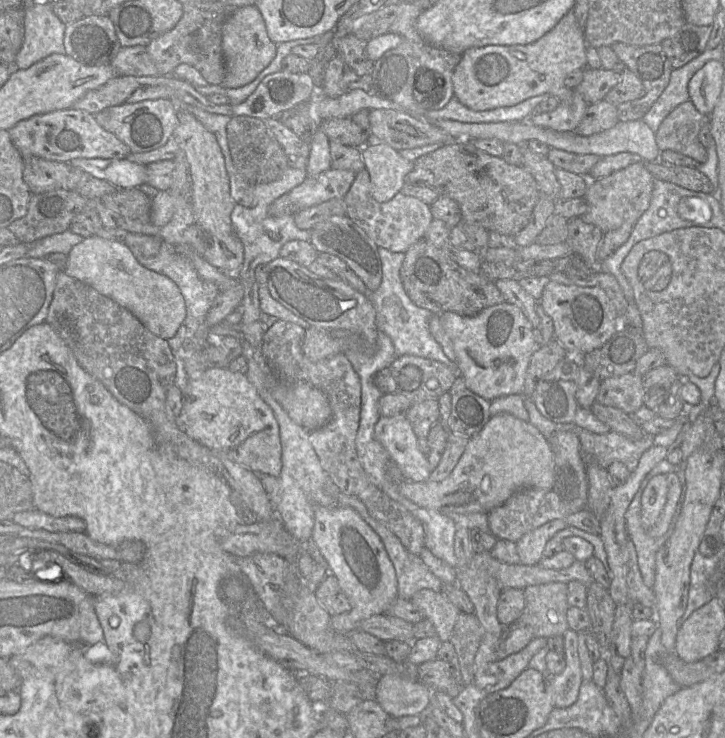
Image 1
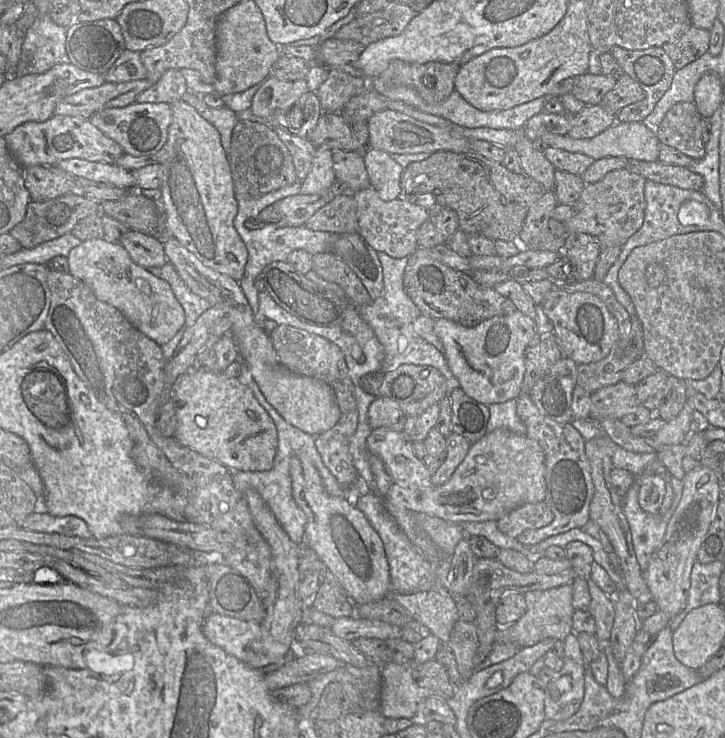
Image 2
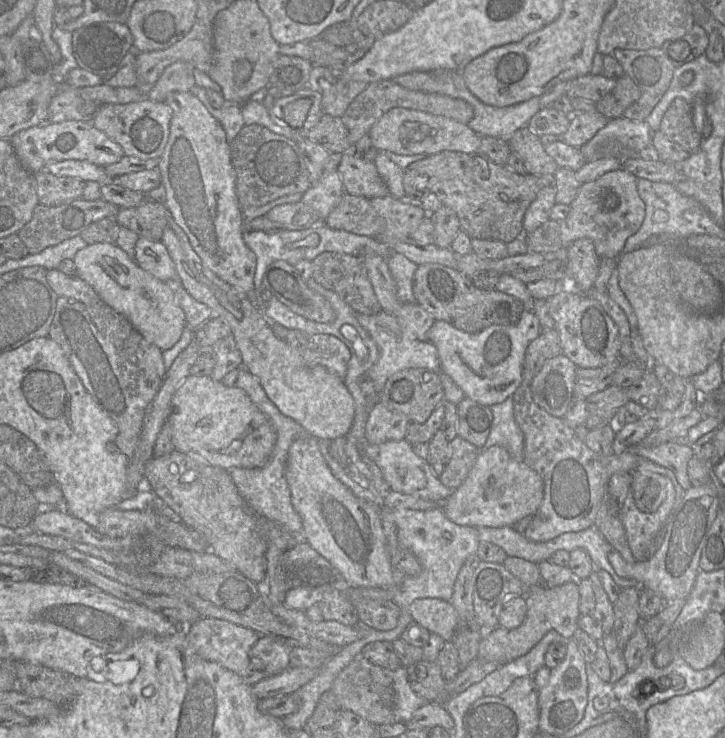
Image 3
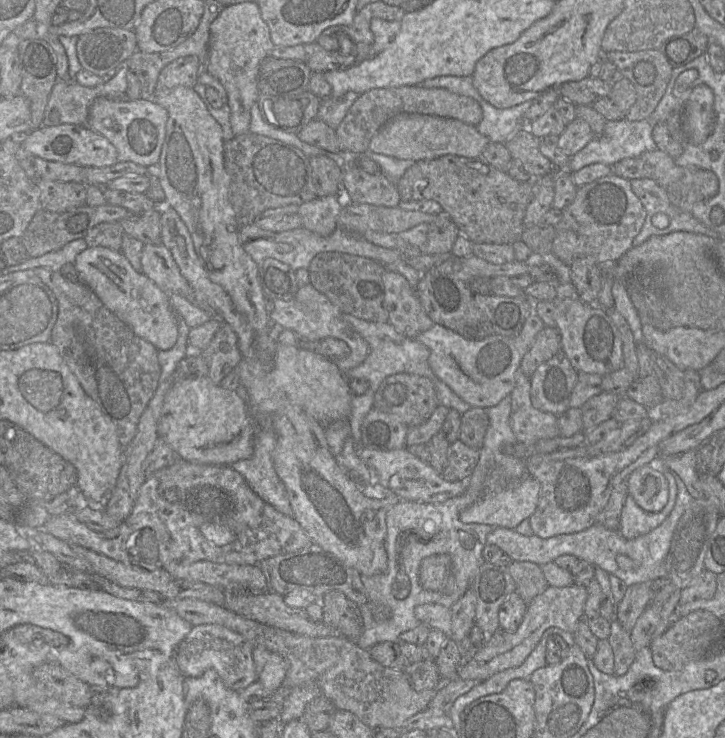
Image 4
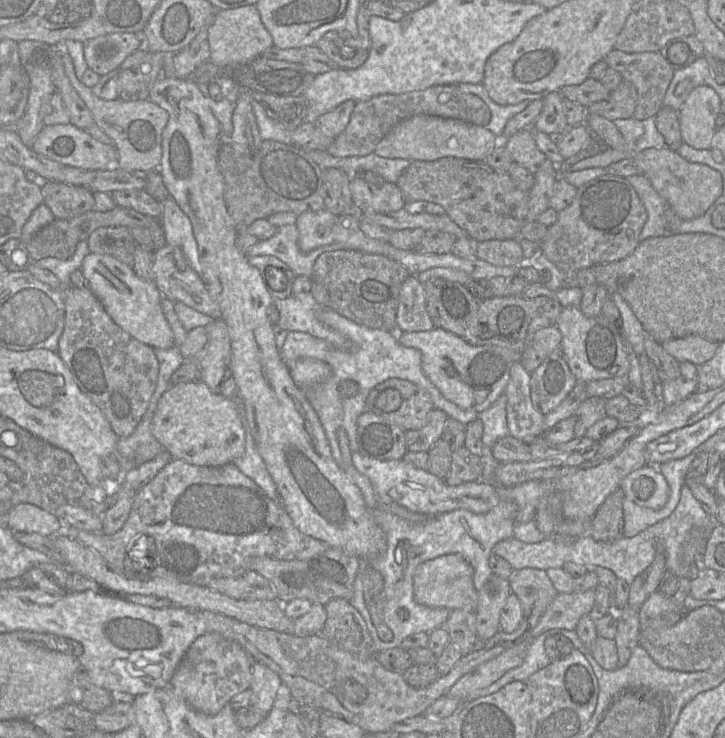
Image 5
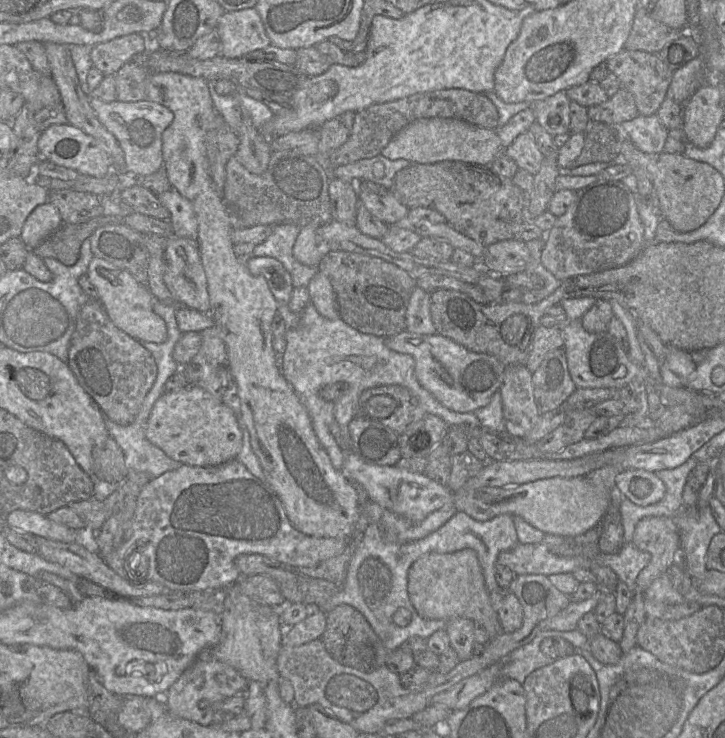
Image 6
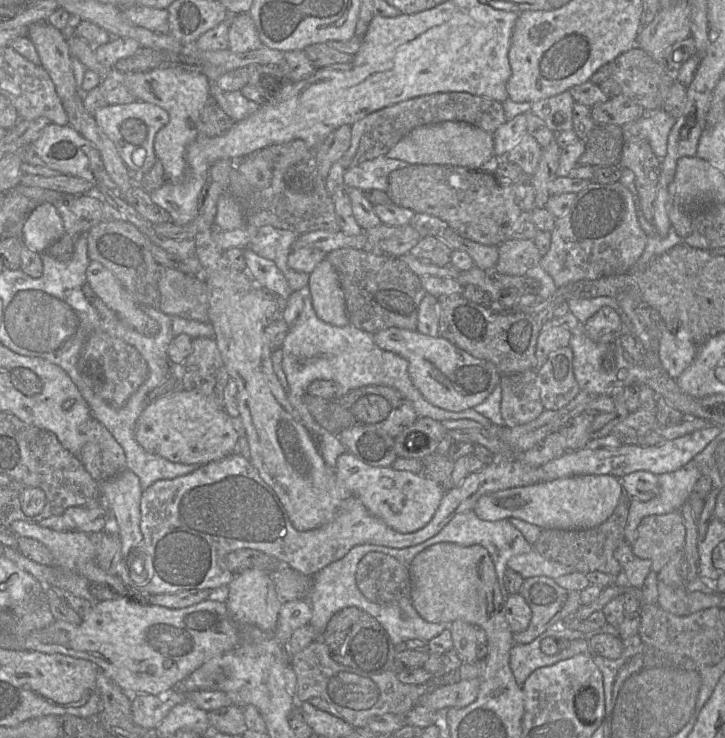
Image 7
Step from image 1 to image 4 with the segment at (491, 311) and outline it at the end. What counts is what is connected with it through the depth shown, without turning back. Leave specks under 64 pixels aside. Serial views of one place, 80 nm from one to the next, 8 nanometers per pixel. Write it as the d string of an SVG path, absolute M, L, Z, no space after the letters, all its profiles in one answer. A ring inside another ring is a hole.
M532 312L516 337L492 335L480 341L471 341L442 325L434 324L415 339L429 349L428 363L439 380L471 407L487 409L511 394L522 358L544 328L542 319Z

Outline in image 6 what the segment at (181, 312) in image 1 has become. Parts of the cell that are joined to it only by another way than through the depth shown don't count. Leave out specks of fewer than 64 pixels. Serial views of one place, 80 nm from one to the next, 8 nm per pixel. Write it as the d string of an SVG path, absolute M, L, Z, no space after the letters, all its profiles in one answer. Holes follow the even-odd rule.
M97 257L90 261L86 276L97 291L97 299L117 328L139 342L159 344L166 341L166 323L153 311L154 296L148 286L138 283L129 272Z

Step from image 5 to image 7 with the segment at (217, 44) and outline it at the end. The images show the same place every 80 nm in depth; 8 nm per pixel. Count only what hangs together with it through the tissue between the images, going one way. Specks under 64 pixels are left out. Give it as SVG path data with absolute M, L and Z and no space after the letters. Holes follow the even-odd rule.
M249 13L230 16L228 31L228 49L234 53L242 53L258 49L262 46L254 22Z

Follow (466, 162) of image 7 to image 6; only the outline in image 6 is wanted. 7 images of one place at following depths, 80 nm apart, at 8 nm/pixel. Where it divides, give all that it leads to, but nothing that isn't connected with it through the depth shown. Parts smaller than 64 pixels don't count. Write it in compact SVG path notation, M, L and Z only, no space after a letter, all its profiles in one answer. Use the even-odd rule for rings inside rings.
M423 118L401 129L383 148L381 155L390 160L405 159L420 164L463 161L490 165L501 151L502 144L495 129L479 127L458 118Z

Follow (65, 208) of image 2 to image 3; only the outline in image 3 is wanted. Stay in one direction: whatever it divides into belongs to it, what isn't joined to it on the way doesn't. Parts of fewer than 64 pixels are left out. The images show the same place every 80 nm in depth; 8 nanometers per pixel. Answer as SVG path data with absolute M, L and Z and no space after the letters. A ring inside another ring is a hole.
M81 198L53 207L38 203L30 221L17 232L17 235L29 254L37 254L47 247L57 245L74 236L80 236L81 232L93 222L103 218L115 218L118 210L119 207L104 199L87 201Z

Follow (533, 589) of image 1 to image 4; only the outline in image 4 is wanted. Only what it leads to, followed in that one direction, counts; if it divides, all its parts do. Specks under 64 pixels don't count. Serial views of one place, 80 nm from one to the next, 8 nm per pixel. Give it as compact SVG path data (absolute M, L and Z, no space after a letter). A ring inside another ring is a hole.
M572 584L558 588L548 586L540 595L527 604L524 618L515 632L499 629L488 636L474 657L464 666L458 667L458 678L482 682L503 670L520 666L539 643L543 633L550 627L557 627L574 633L578 621L584 616L584 605L587 599L585 586Z

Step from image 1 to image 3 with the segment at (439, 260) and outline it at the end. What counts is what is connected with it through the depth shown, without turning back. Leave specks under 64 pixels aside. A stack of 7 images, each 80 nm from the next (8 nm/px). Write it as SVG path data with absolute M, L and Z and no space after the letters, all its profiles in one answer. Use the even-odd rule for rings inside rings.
M426 263L417 267L413 278L413 293L416 302L435 320L443 320L455 328L476 334L492 325L516 325L526 310L515 297L496 290L481 290L456 269L438 263Z

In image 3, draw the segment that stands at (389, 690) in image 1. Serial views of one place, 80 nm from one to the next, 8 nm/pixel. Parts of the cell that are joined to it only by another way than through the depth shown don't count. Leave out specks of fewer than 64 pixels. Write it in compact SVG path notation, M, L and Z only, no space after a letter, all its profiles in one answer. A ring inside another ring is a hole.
M400 666L394 670L394 717L396 722L407 722L414 712L426 703L410 687L406 667Z

